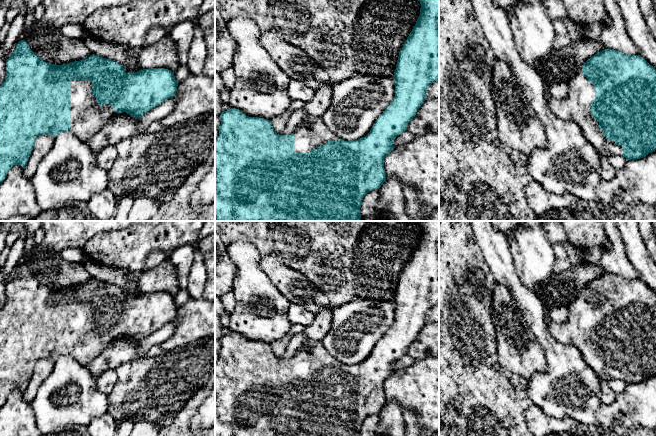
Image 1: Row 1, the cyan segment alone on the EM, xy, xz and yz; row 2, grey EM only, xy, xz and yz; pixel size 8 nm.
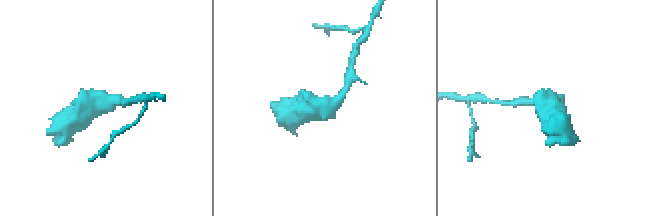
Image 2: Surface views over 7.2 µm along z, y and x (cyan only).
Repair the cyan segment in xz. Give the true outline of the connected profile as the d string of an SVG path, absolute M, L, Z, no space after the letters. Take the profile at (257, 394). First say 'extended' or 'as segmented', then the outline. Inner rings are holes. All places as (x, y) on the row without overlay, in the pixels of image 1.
extended; M416 221L416 223L421 228L420 239L398 280L393 301L395 304L394 324L375 345L370 356L365 361L355 365L340 363L324 348L322 341L311 339L309 339L306 346L298 349L292 358L279 359L275 356L270 344L246 340L236 332L221 337L221 349L218 352L219 360L215 363L215 436L360 436L364 420L374 413L379 413L386 404L384 382L395 372L393 364L407 354L408 347L415 341L417 334L426 324L428 311L439 304L439 254L437 249L439 244L439 221Z

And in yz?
extended; M604 273L579 292L568 312L568 319L560 324L551 323L549 331L559 343L574 346L601 379L636 384L656 374L656 293L643 281Z

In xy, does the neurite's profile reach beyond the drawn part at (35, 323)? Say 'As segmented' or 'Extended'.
Extended

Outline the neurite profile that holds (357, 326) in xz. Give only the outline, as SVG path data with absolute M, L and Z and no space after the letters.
M355 299L333 308L332 325L323 346L339 363L365 361L394 324L394 315L392 301Z

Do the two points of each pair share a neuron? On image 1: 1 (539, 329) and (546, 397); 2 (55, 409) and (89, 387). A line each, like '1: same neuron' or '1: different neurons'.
1: same neuron
2: same neuron

